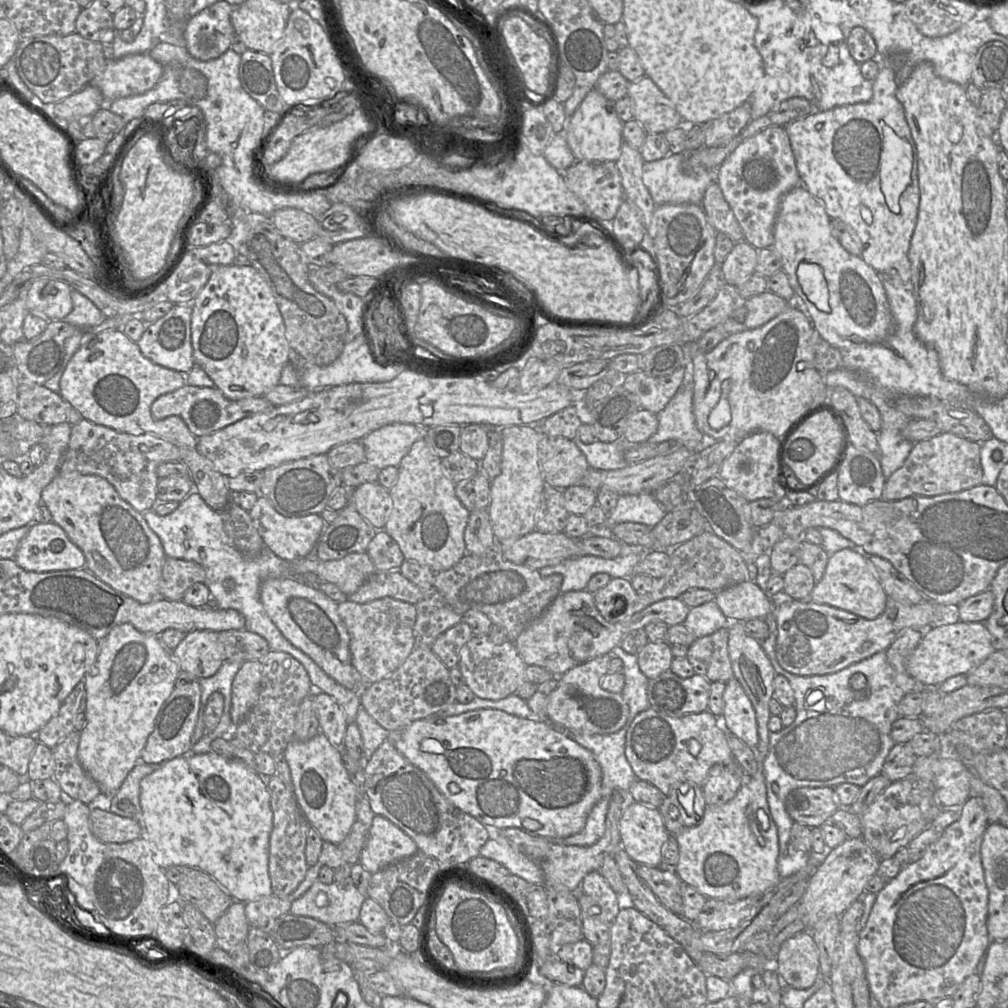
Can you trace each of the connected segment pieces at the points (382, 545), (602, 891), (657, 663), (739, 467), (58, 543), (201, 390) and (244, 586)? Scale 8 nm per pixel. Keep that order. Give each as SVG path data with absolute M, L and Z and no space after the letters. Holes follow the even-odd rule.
M377 530L367 547L376 572L399 570L405 558L397 542L384 530Z
M592 871L583 878L580 892L594 901L608 924L614 922L620 911L618 895L598 871Z
M649 641L637 654L639 668L649 680L669 671L673 659L671 645L667 641Z
M754 432L744 437L733 452L724 460L718 476L732 490L748 502L761 498L785 502L787 492L778 482L778 438L768 432Z
M56 523L33 524L20 541L15 563L26 571L50 572L85 568L83 552Z
M185 385L173 392L159 396L151 405L150 411L155 419L180 416L191 433L199 438L212 434L245 417L271 410L273 406L264 396L230 400L216 387L197 387Z
M192 490L170 514L160 516L152 509L143 513L148 526L159 537L166 557L193 561L202 566L206 573L205 584L211 598L209 608L234 609L245 619L245 630L263 637L271 651L290 654L305 668L314 691L328 694L343 710L347 724L355 722L361 706L359 693L337 683L329 677L311 658L294 647L278 630L267 615L260 601L261 584L268 578L290 574L290 562L277 557L264 547L257 557L247 558L228 542L224 531L221 512L211 509L197 491ZM231 580L232 588L225 588L224 582Z

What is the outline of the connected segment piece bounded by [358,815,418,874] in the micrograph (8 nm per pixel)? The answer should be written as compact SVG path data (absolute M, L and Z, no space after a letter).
M375 815L358 863L371 874L418 852L414 840L381 815Z

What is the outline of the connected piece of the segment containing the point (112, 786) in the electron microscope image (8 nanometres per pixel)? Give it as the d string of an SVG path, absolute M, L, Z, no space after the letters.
M128 623L115 626L99 642L96 661L83 679L85 726L79 733L78 760L84 771L98 784L100 794L114 796L127 775L140 762L141 752L154 730L155 720L181 672L171 652L163 646L159 636L142 633Z

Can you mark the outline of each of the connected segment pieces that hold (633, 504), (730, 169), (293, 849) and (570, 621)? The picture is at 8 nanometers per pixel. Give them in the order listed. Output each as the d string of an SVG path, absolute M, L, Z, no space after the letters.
M652 494L620 495L615 508L608 512L605 525L589 535L611 538L612 527L623 522L640 523L653 529L665 514Z
M770 126L739 144L716 170L716 182L744 233L744 241L758 251L772 247L780 201L786 193L801 184L785 126Z
M277 775L266 779L273 812L273 829L269 842L269 876L273 895L284 898L294 892L306 876L309 866L306 862L305 848L308 830L311 826L302 812L292 789L287 787Z
M588 590L560 593L546 610L531 622L516 638L514 644L527 665L537 665L560 677L573 667L595 657L611 653L631 632L661 621L669 627L683 624L690 608L678 598L667 598L653 603L634 614L627 621L607 622L597 610L593 593Z

